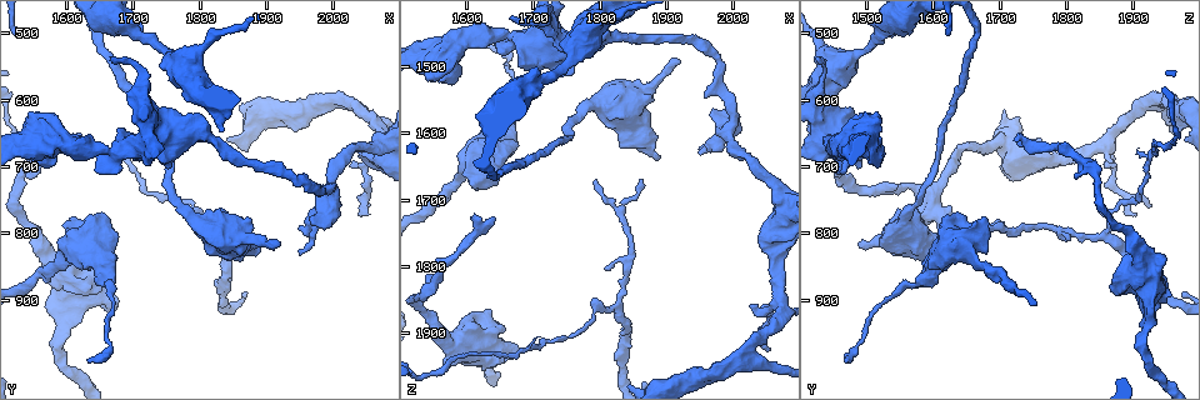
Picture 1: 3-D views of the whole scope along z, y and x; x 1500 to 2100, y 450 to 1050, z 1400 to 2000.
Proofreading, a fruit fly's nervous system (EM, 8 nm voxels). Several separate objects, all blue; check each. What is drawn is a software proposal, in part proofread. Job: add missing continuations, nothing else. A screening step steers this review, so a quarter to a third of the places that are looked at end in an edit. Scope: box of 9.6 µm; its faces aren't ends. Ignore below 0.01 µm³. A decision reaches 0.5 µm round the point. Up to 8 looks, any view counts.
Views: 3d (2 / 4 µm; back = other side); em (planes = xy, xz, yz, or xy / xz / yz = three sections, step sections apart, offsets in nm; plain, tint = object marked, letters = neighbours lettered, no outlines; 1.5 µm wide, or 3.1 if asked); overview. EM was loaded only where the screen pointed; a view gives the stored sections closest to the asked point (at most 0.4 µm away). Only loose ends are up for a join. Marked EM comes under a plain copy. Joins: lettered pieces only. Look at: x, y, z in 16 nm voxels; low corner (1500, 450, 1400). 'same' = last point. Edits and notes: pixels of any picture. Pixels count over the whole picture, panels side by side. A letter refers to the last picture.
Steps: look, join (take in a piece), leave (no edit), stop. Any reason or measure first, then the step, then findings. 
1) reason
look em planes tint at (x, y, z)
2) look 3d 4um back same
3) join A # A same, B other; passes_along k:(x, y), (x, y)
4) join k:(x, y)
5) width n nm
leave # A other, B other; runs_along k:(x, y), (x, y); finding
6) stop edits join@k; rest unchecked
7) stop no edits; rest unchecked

look em xy step 8 letters at (1675, 920, 1930)

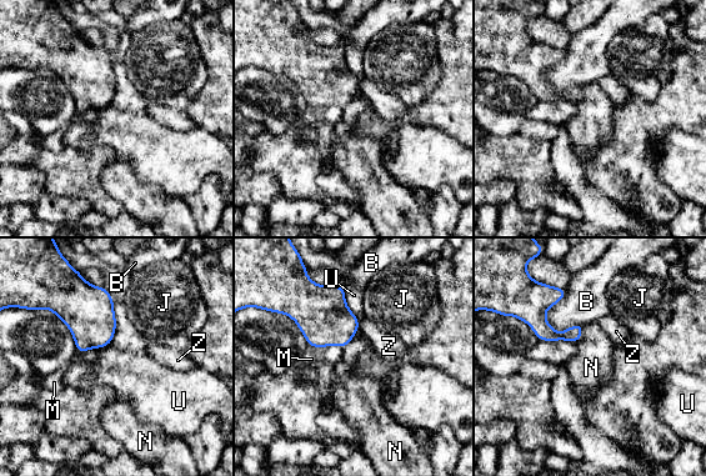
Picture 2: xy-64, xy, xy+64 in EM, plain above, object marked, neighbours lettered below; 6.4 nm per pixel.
look em planes letters same

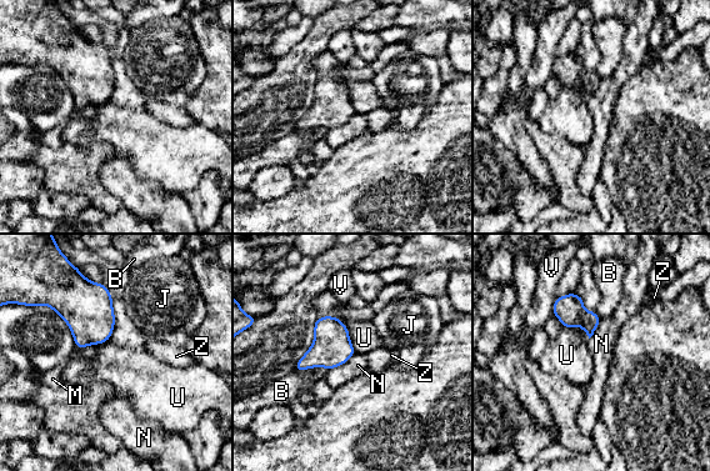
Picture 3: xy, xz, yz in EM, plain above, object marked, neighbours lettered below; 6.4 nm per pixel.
leave # B other, J other, M other, N other, U other, V other, Z other; border 3:(101, 282), (114, 330), (93, 345); none of them fits

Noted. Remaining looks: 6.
look em xy step 8 letters at (1635, 995, 1465)

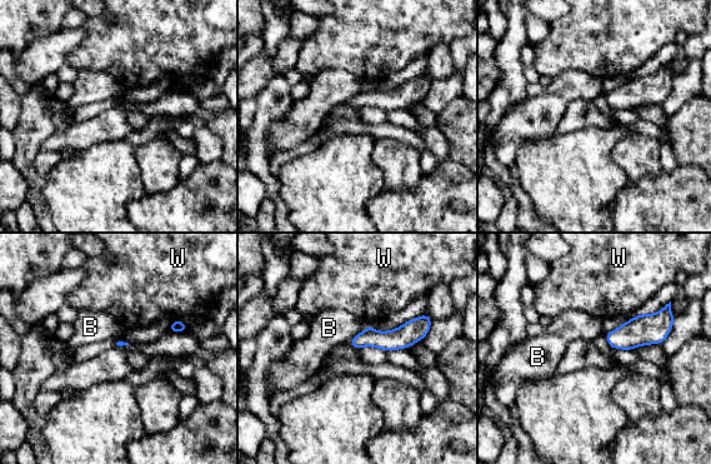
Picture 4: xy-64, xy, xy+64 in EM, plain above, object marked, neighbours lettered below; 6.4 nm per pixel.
look em yz step 4 letters same

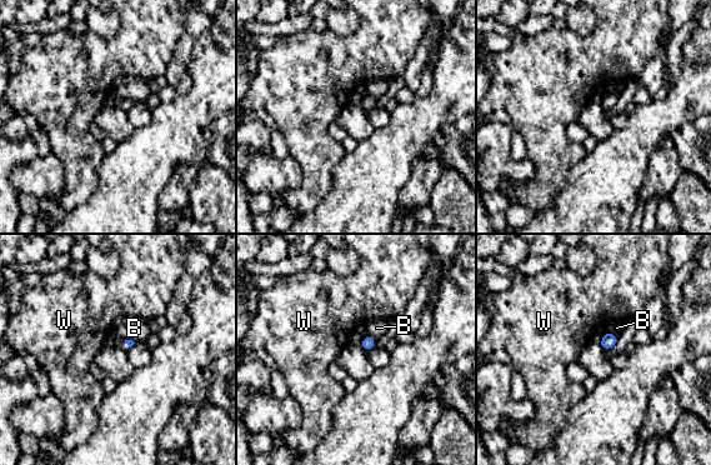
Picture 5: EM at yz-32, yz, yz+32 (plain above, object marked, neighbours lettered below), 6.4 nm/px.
leave # B other, W other; border 5:(362, 336), (372, 336), (376, 340); none of them fits

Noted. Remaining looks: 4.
branch stops here
look 3d 4um at (1545, 625, 1525)

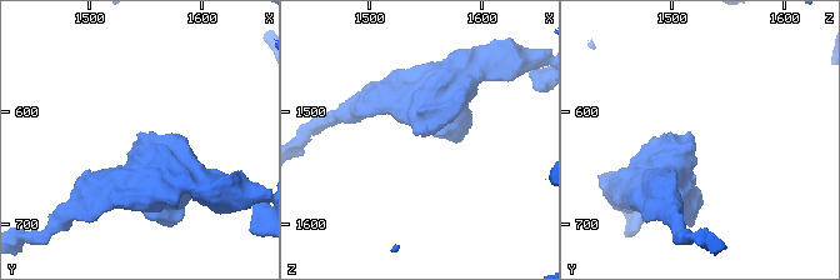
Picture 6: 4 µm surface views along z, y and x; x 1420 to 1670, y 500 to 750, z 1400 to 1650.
look em planes letters at (1542, 628, 1522)

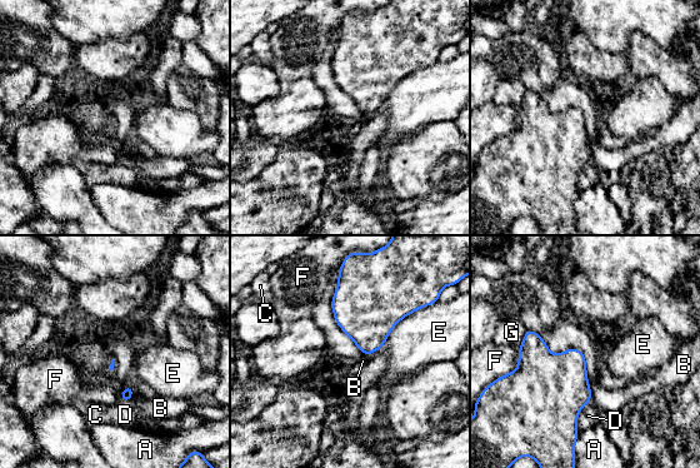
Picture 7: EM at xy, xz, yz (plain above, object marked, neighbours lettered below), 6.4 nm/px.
longest_contact E 340 nm
leave # A other, B other, C other, D other, E other, F other, G other; no lettered piece goes on from it

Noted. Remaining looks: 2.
stop no edits; rest unchecked

